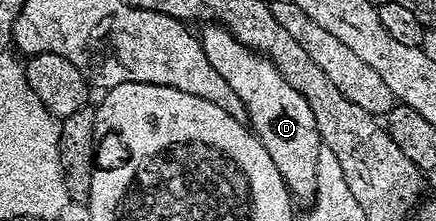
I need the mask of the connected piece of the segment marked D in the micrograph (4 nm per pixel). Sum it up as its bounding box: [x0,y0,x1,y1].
[200,25,322,200]

